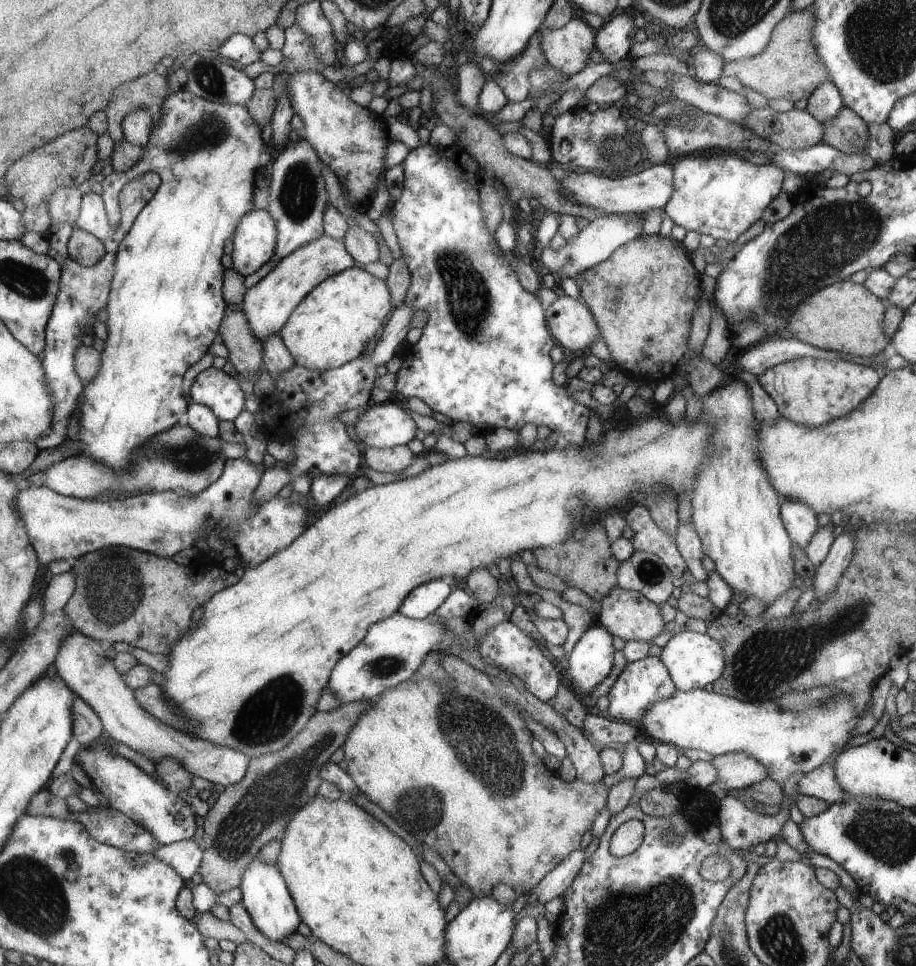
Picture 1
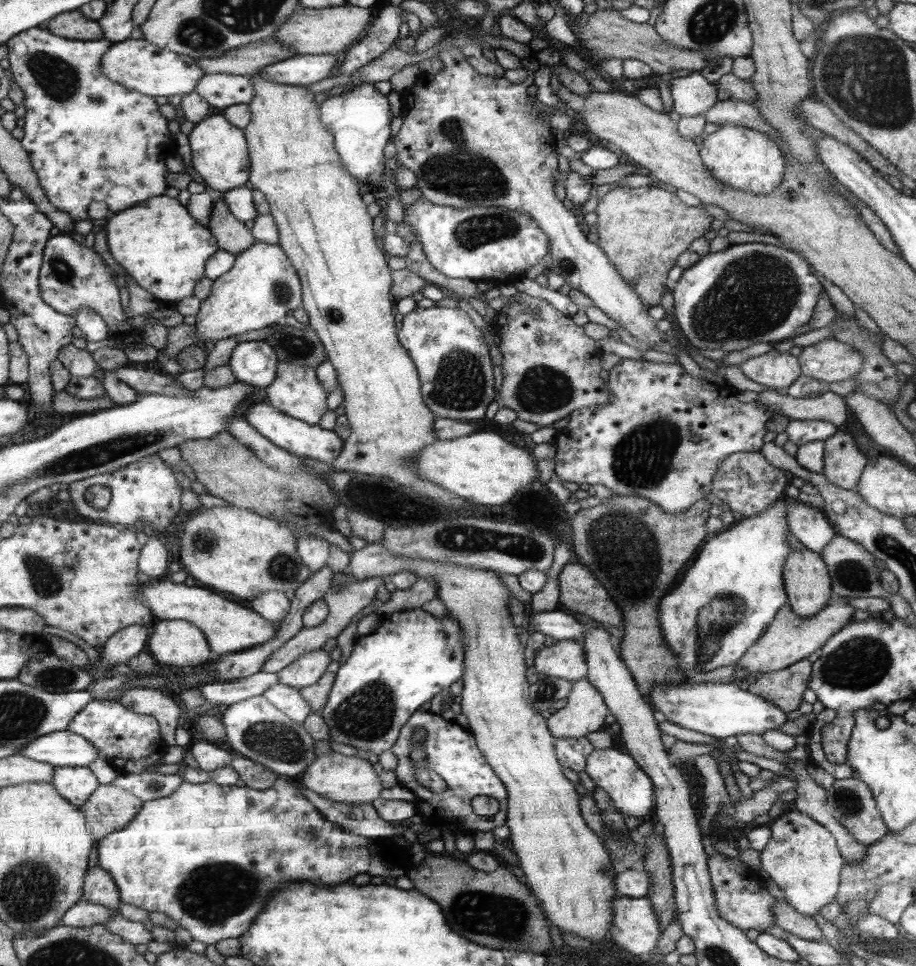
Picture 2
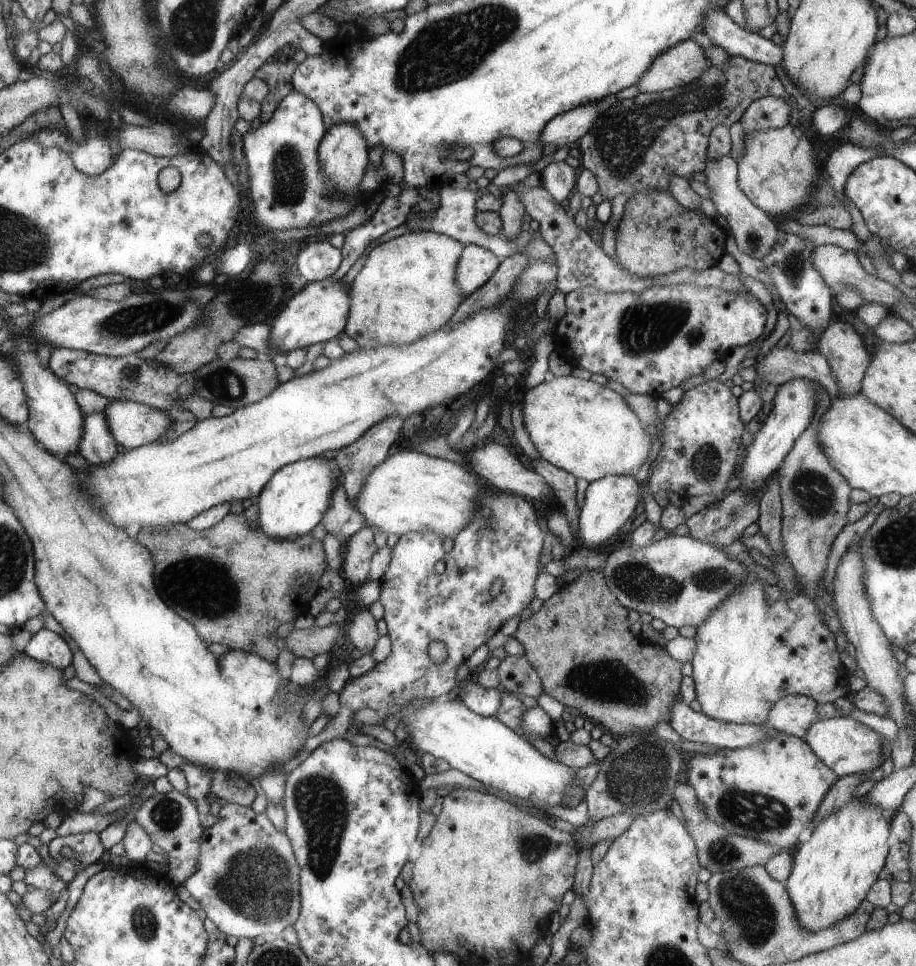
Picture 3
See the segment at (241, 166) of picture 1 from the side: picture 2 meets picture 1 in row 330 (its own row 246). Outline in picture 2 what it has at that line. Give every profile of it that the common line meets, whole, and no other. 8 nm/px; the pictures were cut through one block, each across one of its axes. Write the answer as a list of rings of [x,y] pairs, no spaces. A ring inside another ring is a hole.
[[[167,195],[149,198],[148,201],[137,203],[134,208],[109,213],[102,223],[110,254],[142,288],[153,294],[158,302],[178,302],[182,298],[193,296],[196,282],[204,278],[204,264],[220,249],[220,244],[209,227],[198,224],[176,197]]]

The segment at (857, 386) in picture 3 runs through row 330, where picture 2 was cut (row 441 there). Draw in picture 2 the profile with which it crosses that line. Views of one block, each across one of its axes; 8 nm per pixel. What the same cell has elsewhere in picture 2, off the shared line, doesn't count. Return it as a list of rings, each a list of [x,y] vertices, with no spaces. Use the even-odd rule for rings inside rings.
[[[838,430],[824,441],[824,464],[823,473],[833,485],[854,490],[864,467],[868,464],[868,458],[860,451],[850,433]]]

